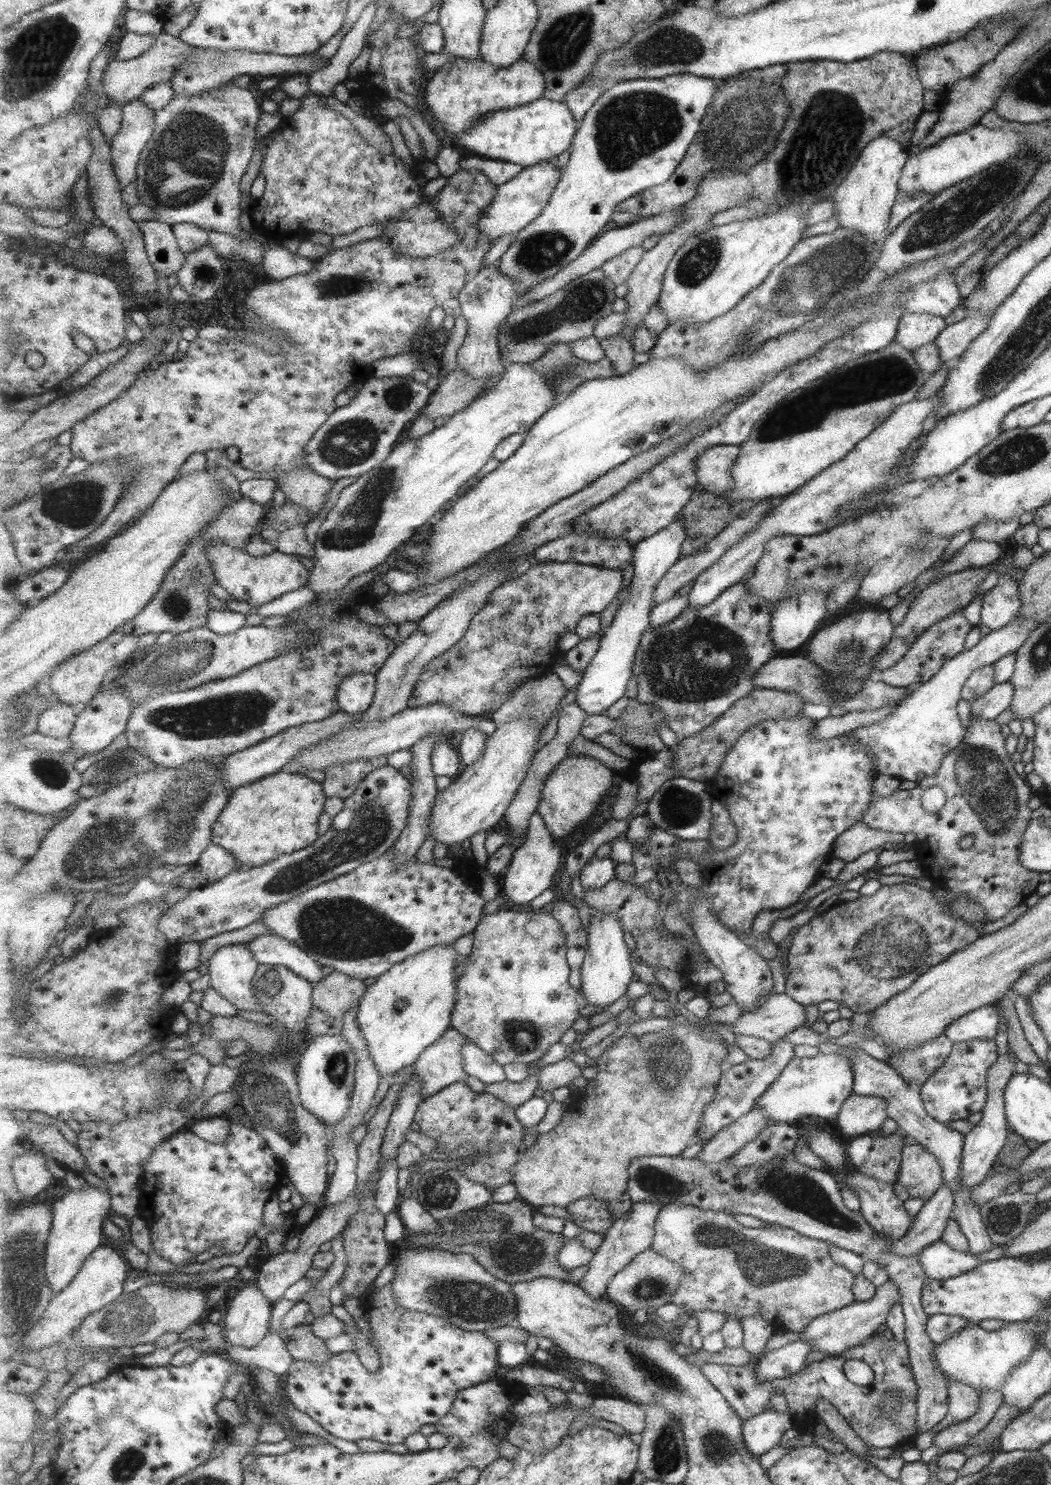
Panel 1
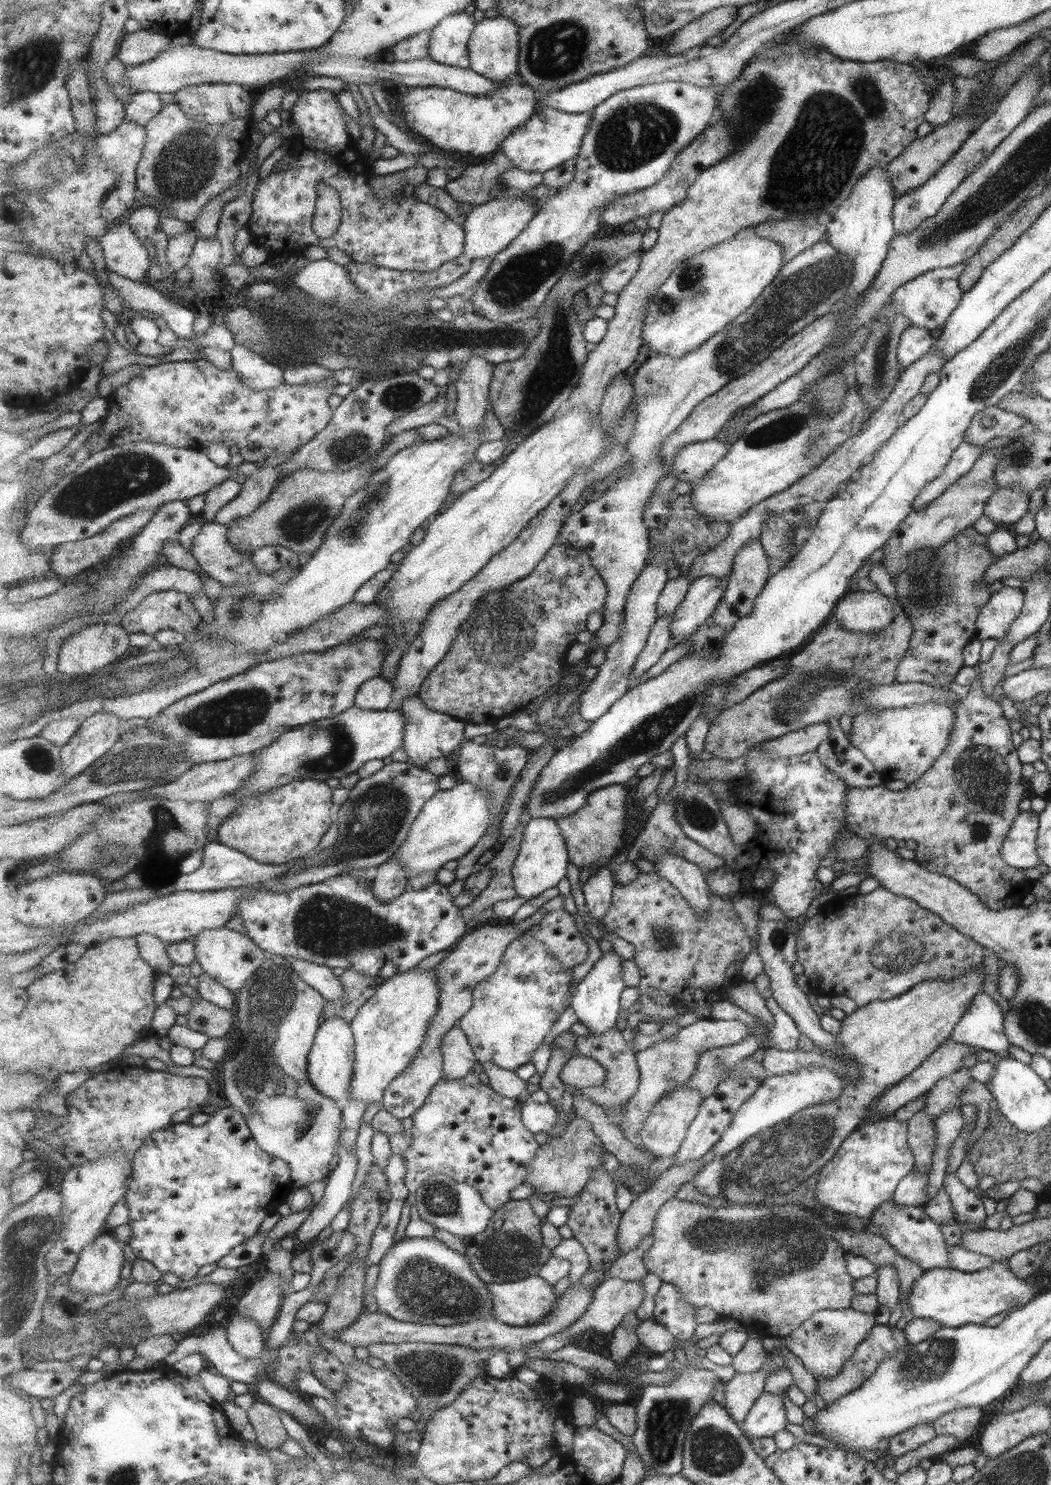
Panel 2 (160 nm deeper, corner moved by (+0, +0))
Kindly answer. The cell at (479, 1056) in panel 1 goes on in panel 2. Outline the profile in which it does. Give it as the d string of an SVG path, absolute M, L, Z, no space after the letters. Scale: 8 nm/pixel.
M487 1062L482 1065L483 1072L488 1076L489 1086L499 1095L504 1095L509 1099L521 1104L521 1108L527 1105L530 1100L527 1081L521 1080L515 1071L505 1070L497 1064Z

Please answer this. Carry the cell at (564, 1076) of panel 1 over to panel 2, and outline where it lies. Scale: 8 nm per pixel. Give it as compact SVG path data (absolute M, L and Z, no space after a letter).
M577 1056L565 1064L560 1078L569 1088L593 1090L605 1085L608 1074L607 1068L596 1059Z

